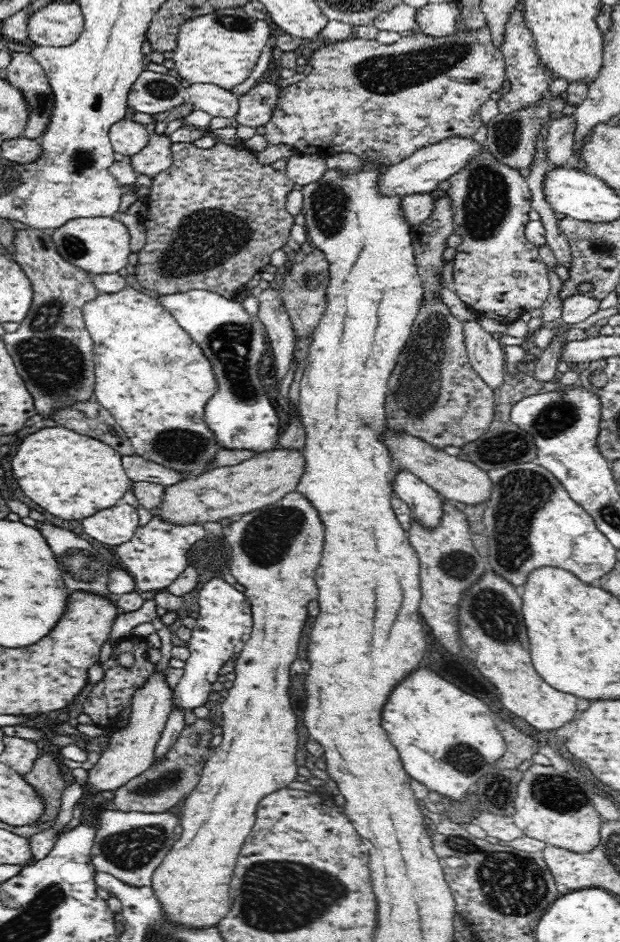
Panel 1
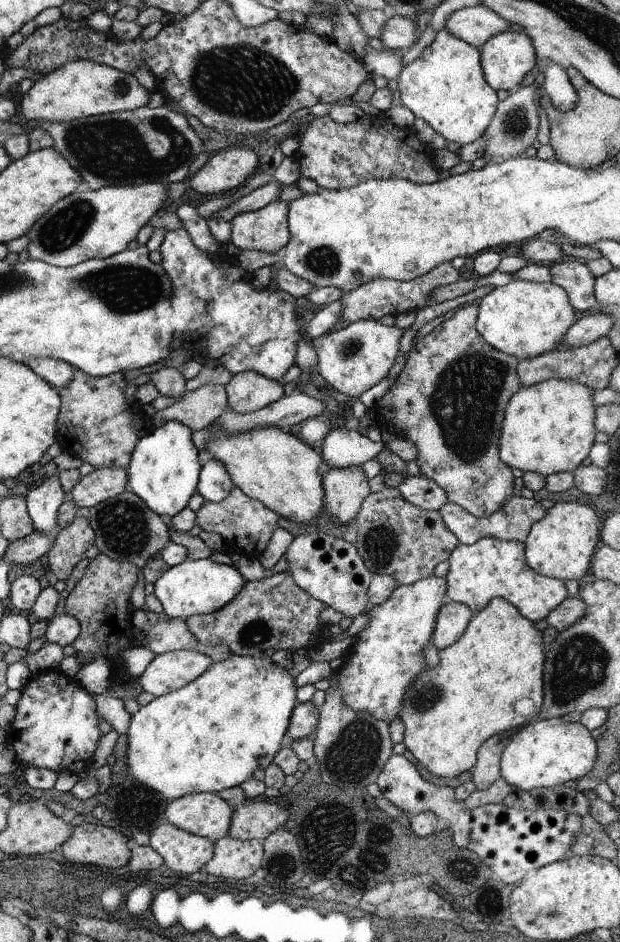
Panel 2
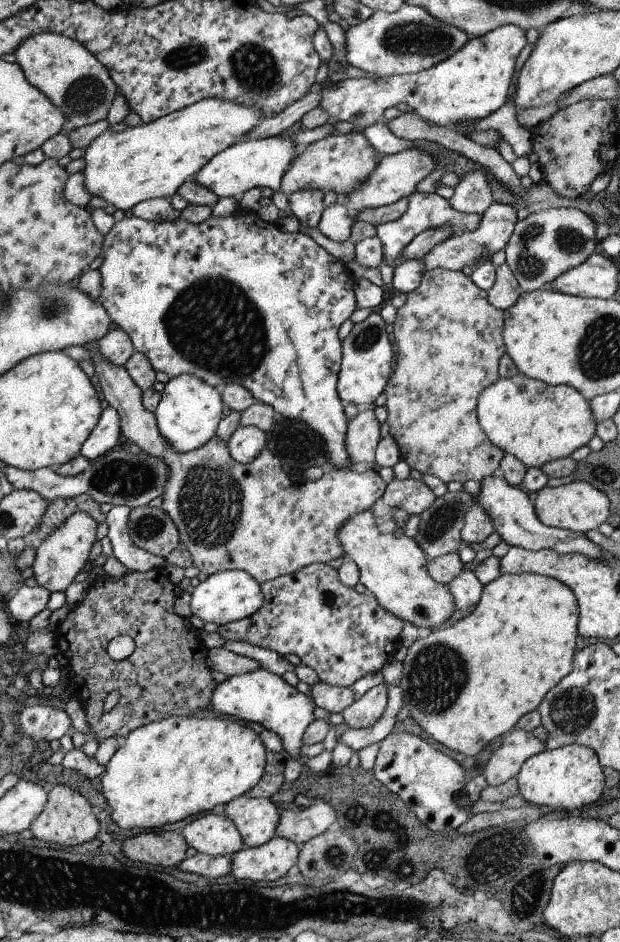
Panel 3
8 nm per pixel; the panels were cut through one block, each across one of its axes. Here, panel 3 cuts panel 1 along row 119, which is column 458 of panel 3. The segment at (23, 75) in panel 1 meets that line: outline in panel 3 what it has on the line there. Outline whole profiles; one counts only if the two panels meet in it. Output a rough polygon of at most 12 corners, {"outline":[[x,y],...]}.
{"outline":[[404,4],[344,31],[346,62],[417,73],[470,39]]}

